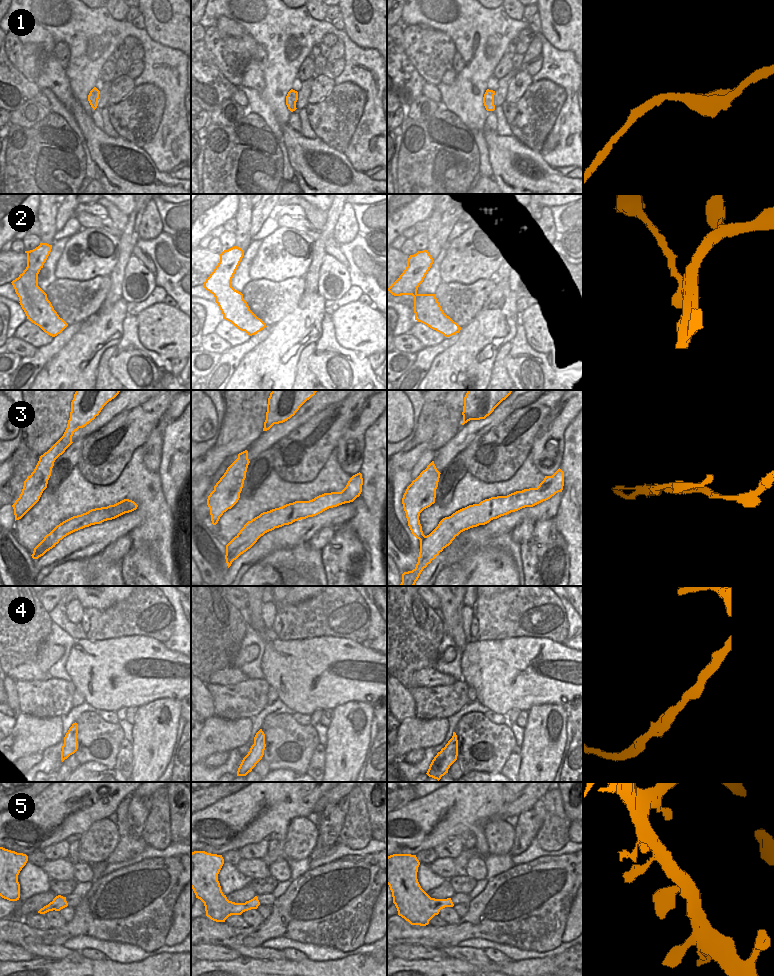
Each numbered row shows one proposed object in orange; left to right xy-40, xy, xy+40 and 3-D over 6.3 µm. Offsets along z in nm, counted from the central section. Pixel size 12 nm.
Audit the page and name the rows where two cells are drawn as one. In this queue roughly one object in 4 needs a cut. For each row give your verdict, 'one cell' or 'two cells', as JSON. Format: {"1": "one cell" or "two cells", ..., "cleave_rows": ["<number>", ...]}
{"1": "one cell", "2": "one cell", "3": "two cells", "4": "one cell", "5": "one cell", "cleave_rows": ["3"]}

